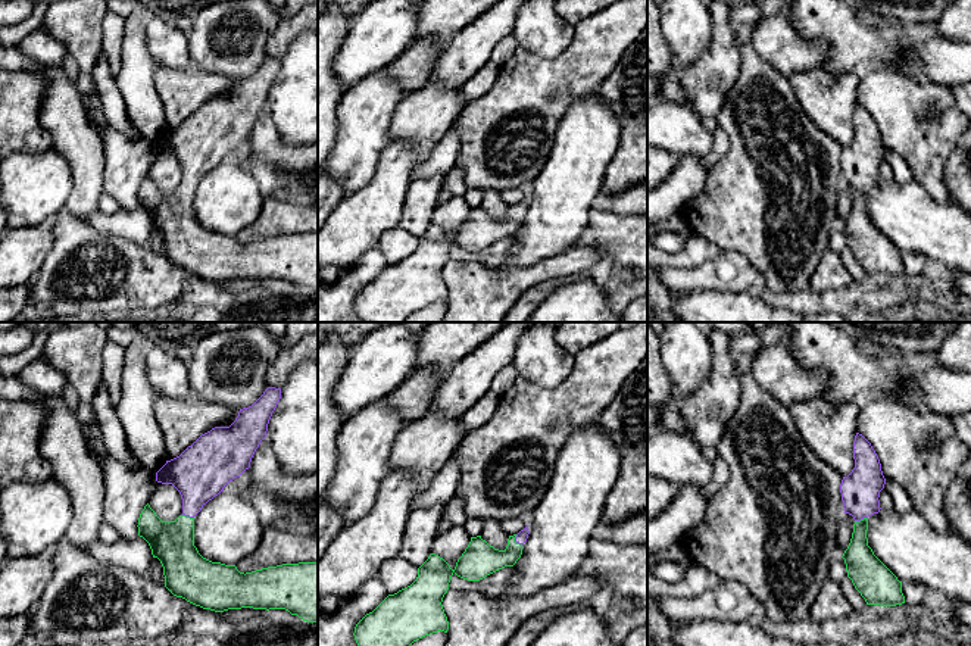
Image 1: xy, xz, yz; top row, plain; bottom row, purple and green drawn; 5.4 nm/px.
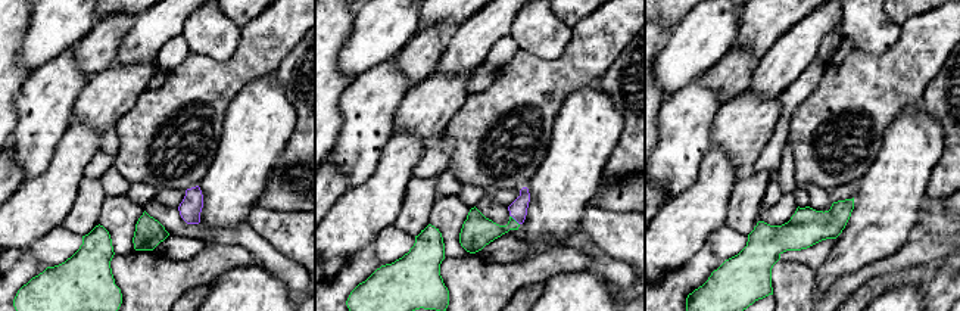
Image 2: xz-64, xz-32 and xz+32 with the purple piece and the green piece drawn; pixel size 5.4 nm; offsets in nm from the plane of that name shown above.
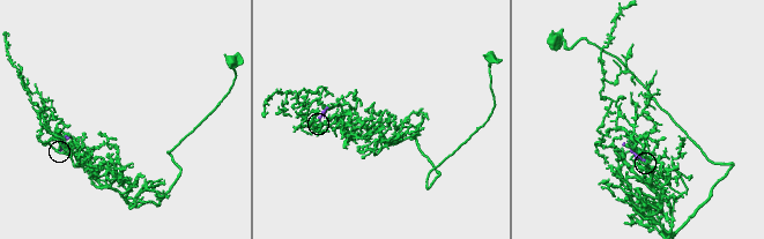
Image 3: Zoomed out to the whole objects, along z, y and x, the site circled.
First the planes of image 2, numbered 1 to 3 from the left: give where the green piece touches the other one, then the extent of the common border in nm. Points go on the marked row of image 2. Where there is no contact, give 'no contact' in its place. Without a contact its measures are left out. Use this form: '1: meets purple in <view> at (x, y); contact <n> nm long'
1: no contact
2: meets purple in xz-32 at (514, 218); contact 70 nm long
3: no contact

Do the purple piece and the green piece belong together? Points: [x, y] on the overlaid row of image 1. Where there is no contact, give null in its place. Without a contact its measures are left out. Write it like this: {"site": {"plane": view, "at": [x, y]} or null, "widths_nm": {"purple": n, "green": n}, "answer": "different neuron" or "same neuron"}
{"site": {"plane": "xz", "at": [515, 540]}, "widths_nm": {"purple": 70, "green": 190}, "answer": "same neuron"}

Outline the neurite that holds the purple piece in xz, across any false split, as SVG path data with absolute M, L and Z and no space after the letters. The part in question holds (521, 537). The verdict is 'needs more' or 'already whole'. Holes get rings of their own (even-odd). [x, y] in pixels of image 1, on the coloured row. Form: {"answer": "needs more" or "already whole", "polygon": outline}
{"answer": "needs more", "polygon": "M527 525L509 536L505 550L494 549L481 536L471 537L453 569L443 558L431 553L410 586L388 594L356 624L353 636L358 646L410 646L433 633L447 633L449 621L441 602L452 575L480 581L505 567L513 567L528 534Z"}

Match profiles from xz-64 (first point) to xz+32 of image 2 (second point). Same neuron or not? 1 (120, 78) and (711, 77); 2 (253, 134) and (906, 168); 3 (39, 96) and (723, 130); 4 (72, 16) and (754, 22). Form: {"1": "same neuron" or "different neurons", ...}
{"1": "different neurons", "2": "same neuron", "3": "different neurons", "4": "different neurons"}

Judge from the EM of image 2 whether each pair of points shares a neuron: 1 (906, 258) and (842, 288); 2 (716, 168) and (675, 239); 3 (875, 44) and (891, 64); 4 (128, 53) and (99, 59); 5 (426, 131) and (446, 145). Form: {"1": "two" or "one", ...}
{"1": "one", "2": "one", "3": "two", "4": "two", "5": "two"}

